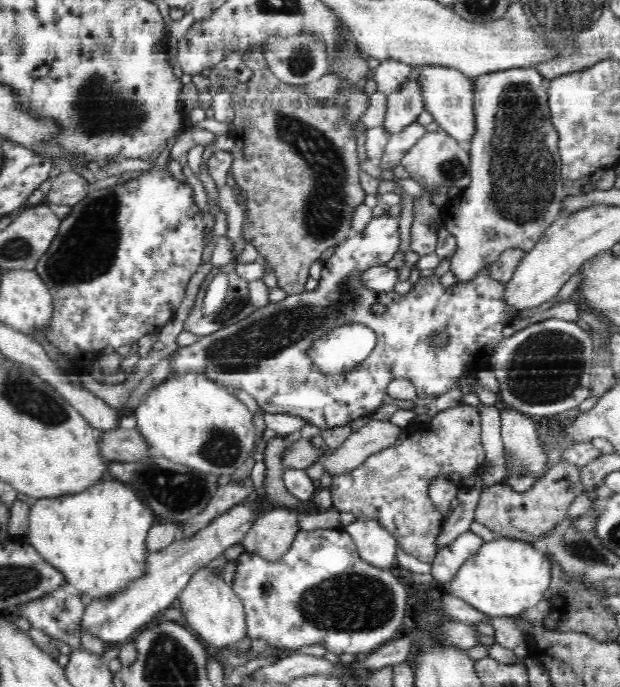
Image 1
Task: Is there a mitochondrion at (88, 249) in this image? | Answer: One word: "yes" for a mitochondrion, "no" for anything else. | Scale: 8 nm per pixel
yes

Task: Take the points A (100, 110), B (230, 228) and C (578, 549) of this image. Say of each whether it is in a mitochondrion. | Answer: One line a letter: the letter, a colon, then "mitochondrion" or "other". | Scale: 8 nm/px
A: mitochondrion
B: other
C: mitochondrion

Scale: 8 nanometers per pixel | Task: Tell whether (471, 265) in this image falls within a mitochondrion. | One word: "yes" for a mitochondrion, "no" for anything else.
no

